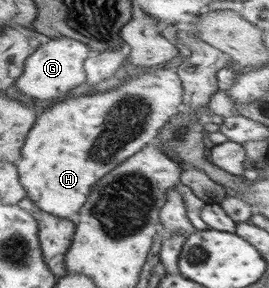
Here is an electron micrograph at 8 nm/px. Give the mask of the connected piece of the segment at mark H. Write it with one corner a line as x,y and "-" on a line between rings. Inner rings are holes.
158,66
146,69
144,74
139,73
137,77
128,77
126,83
116,90
79,95
54,103
54,107
50,109
44,109
28,132
21,149
22,157
16,163
26,196
30,197
30,201
38,209
54,217
72,221
76,225
80,219
80,207
90,197
92,185
122,161
138,153
142,147
154,142
159,129
164,127
173,115
178,114
184,91
175,68

